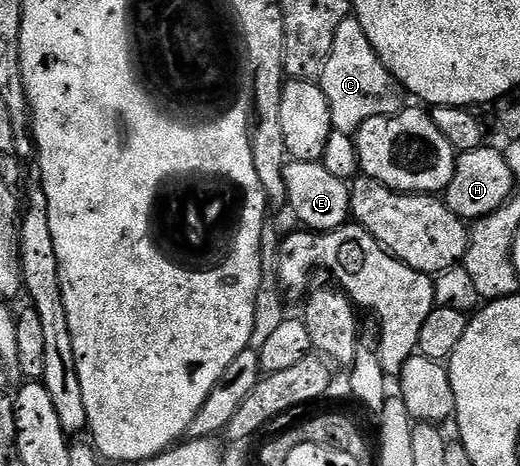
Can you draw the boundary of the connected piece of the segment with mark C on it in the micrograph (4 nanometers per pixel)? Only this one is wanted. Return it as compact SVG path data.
M354 17L337 25L333 49L317 82L325 93L325 101L329 101L332 128L346 135L354 136L365 121L373 117L391 117L405 106L403 87L395 80L393 73L385 69L381 57L377 57L373 45L369 45L365 29L361 29L358 19Z

